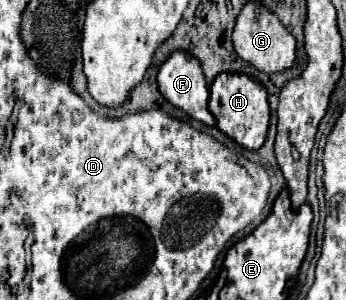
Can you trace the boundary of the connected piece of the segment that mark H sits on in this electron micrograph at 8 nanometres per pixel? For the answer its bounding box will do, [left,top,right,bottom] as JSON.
[210,74,270,150]

